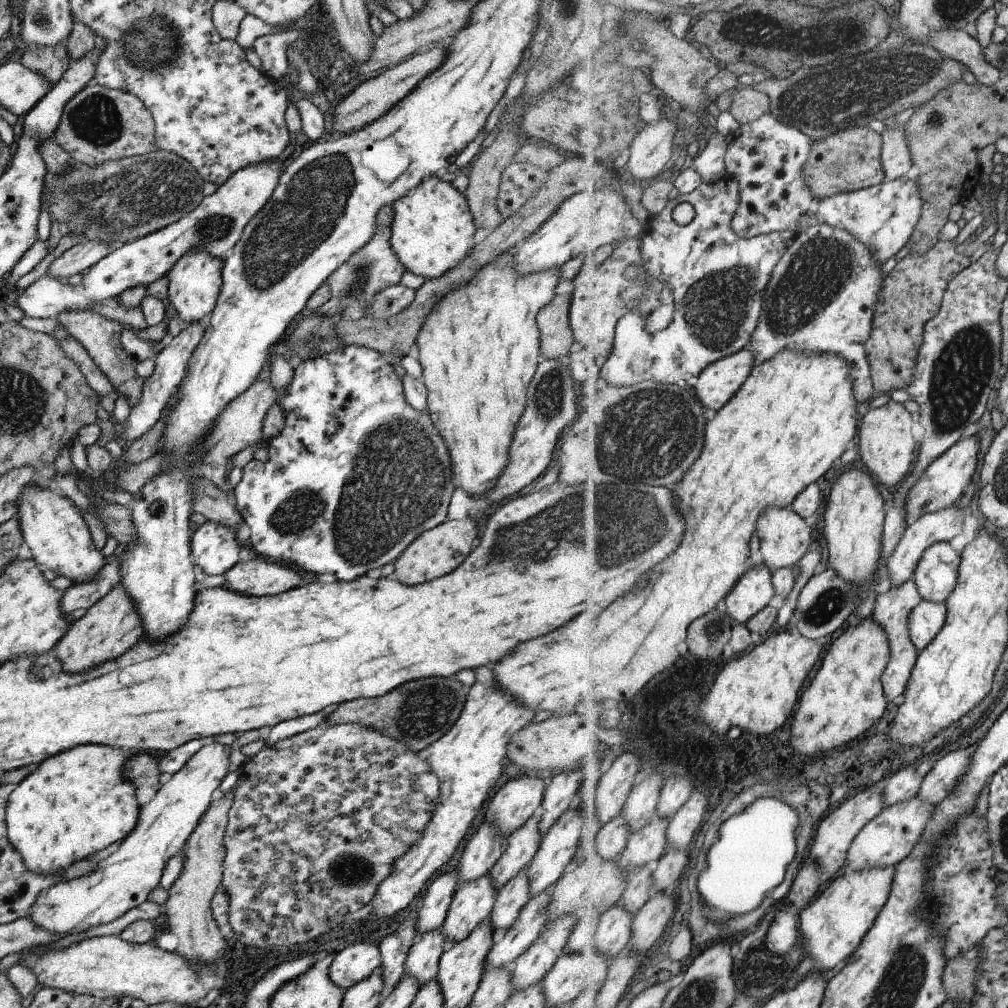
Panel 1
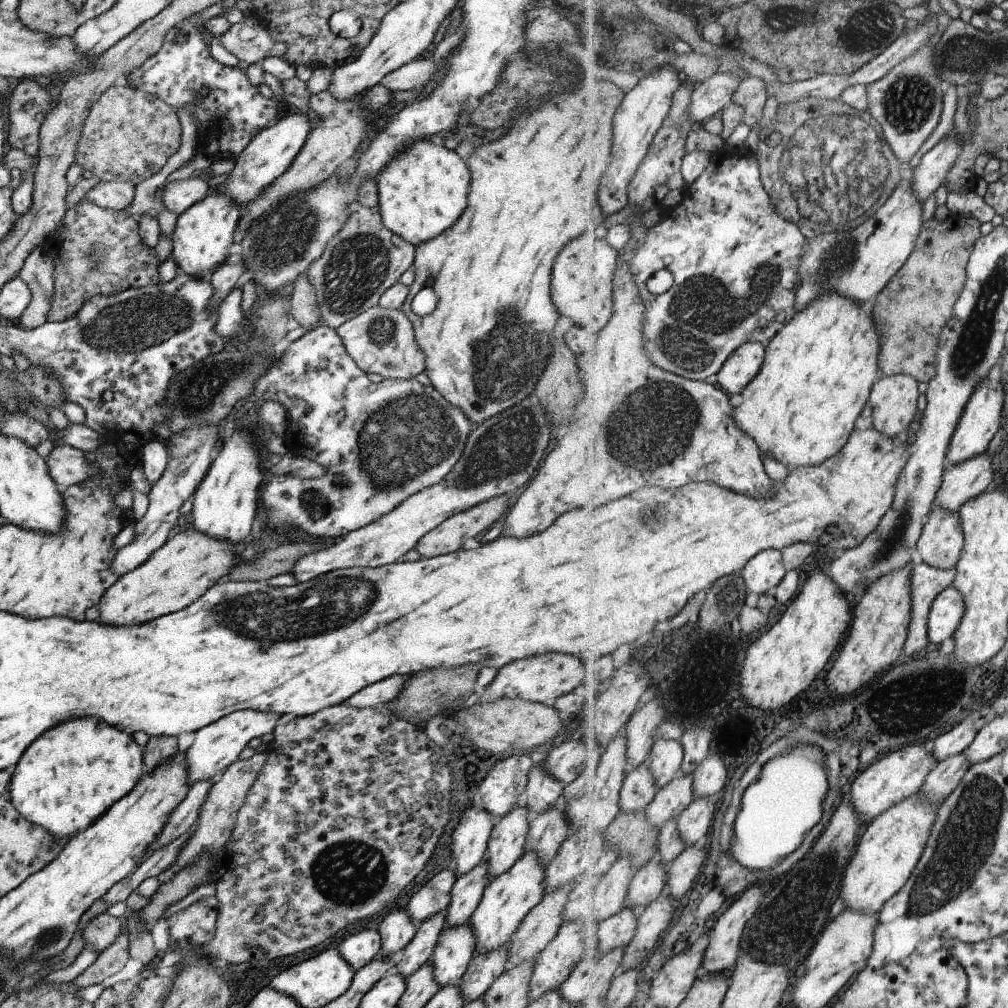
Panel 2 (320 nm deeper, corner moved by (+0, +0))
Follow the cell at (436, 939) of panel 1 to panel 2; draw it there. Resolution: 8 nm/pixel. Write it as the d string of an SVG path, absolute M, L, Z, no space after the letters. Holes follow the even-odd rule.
M484 861L456 877L450 888L450 901L445 908L444 927L468 922L488 882L488 866Z

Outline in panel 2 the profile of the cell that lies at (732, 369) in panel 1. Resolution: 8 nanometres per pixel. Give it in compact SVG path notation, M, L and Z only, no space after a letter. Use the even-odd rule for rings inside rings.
M762 342L742 344L717 374L717 384L730 396L742 394L745 387L760 374L766 359L766 346Z

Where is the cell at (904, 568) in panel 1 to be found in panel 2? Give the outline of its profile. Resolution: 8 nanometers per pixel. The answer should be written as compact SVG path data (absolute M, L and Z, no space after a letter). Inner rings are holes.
M983 453L959 464L950 464L943 472L943 484L933 506L960 512L968 500L985 492L996 478L992 458L993 455Z

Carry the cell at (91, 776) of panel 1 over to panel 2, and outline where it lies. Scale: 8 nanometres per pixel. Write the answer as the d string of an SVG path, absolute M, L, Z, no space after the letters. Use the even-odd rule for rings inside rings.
M95 718L65 720L41 736L37 736L21 754L10 770L8 792L14 809L25 820L53 833L53 836L71 837L87 828L96 818L117 802L145 773L142 761L143 748L129 734L113 728Z

